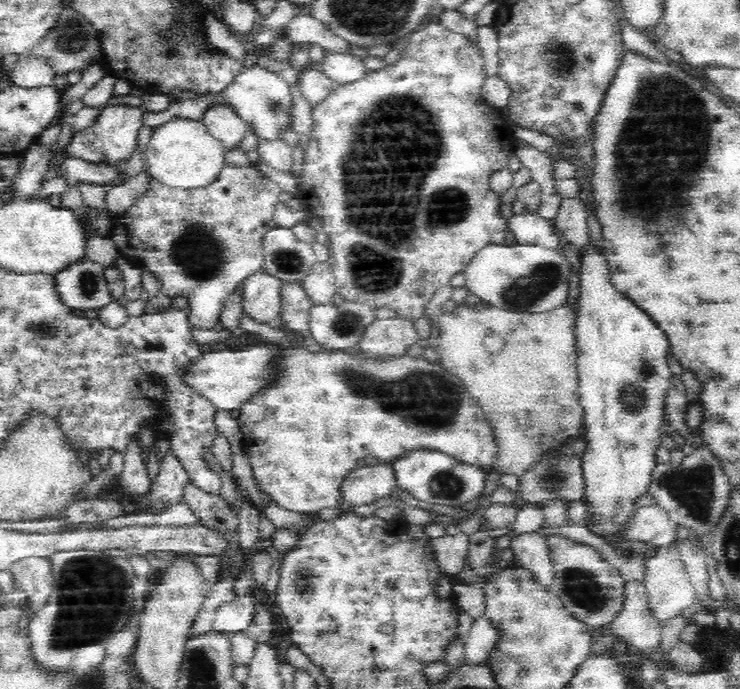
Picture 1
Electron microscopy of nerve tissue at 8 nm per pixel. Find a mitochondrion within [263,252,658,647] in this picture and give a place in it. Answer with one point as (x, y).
(429, 398)

